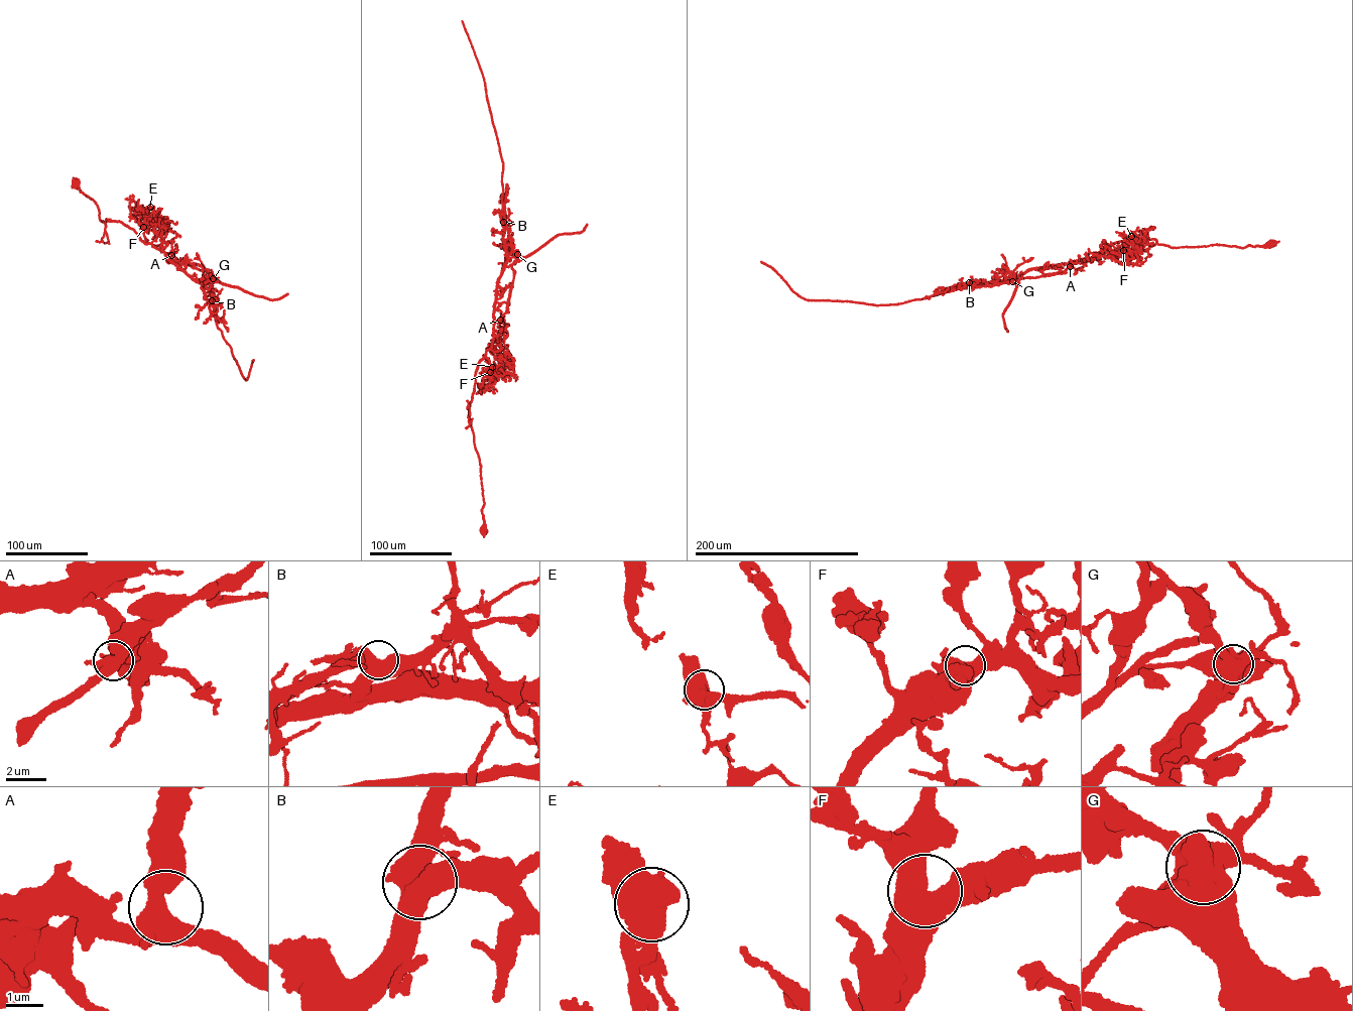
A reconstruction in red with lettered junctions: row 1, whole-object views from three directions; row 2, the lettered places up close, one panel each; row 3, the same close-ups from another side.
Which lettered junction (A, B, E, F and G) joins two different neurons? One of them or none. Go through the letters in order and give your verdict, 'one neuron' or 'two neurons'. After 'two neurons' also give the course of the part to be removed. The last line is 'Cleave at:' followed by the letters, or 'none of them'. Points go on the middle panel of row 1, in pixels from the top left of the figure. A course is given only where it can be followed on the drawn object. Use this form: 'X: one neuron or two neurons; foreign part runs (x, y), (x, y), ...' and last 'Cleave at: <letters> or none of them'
A: one neuron
B: one neuron
E: one neuron
F: one neuron
G: two neurons; foreign part runs (517, 254), (514, 253), (502, 212), (503, 162), (485, 83), (462, 20)
Cleave at: G

